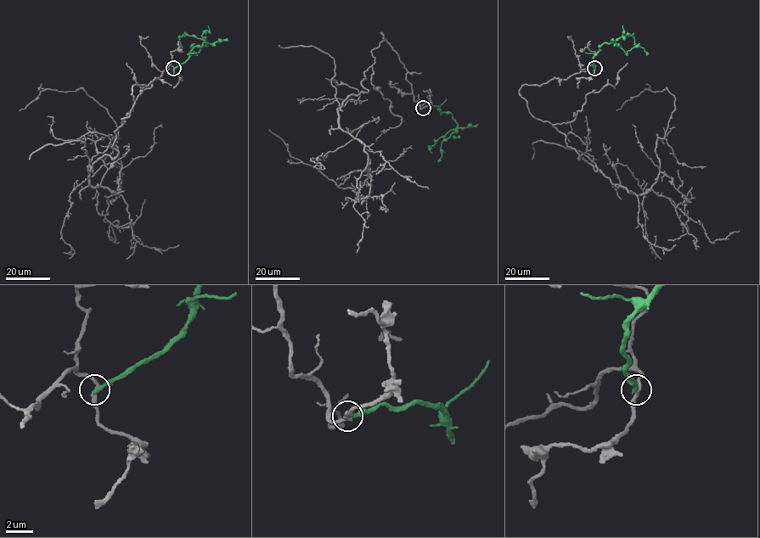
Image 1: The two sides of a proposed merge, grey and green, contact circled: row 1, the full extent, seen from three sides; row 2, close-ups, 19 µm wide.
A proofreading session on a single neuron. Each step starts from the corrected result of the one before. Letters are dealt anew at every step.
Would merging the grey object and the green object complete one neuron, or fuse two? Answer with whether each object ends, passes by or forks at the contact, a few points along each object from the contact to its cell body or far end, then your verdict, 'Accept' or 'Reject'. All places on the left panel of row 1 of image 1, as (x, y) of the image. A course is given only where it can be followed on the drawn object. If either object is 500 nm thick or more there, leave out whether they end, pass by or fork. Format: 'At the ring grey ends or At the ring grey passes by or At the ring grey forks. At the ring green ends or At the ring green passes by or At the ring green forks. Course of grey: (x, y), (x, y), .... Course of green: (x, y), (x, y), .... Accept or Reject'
At the ring grey passes by. At the ring green ends. Course of grey: (173, 69), (132, 86), (119, 153), (88, 168), (117, 194), (118, 130), (82, 88), (19, 110). Course of green: (173, 69), (187, 59), (195, 47), (208, 43), (186, 34), (179, 39), (182, 47). Reject

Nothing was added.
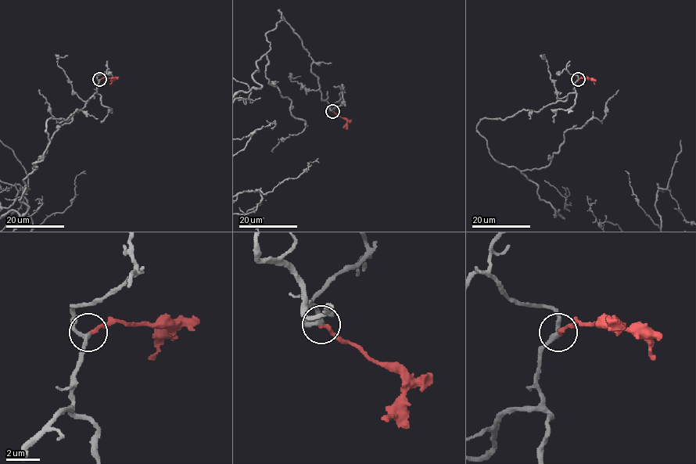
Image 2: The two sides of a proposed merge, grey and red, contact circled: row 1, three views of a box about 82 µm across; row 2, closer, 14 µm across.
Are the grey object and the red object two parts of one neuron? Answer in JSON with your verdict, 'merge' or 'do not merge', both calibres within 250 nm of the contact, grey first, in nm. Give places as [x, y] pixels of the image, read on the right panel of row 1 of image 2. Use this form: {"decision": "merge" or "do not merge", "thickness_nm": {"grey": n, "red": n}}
{"decision": "merge", "thickness_nm": {"grey": 220, "red": 240}}

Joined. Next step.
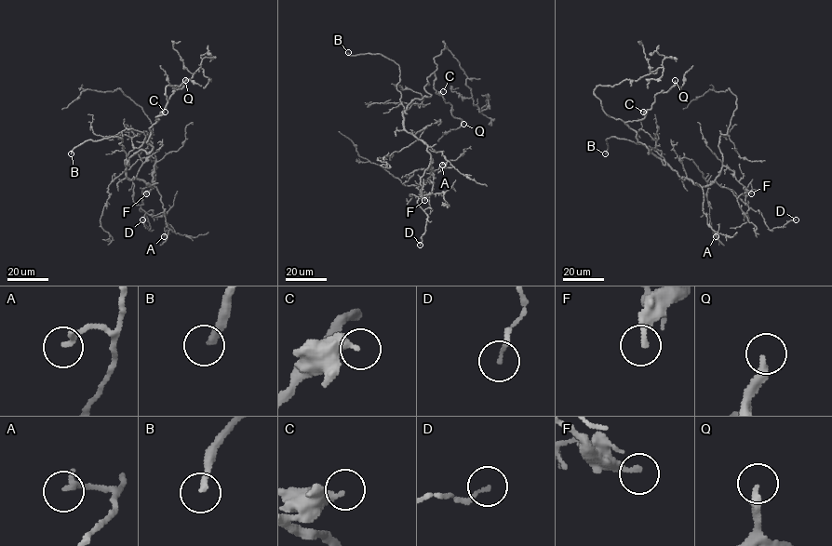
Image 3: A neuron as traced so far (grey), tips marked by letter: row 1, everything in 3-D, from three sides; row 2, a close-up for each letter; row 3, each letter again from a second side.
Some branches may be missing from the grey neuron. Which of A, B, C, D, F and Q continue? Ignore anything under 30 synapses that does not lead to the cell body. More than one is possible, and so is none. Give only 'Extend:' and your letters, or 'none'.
Extend: B, Q

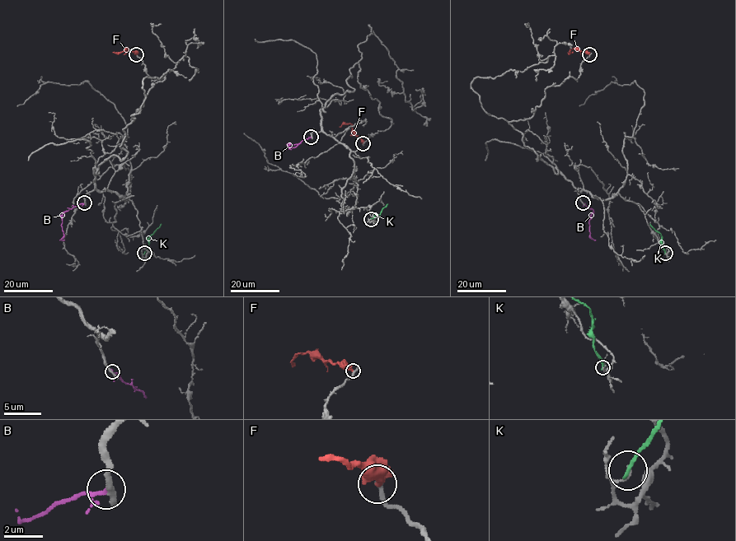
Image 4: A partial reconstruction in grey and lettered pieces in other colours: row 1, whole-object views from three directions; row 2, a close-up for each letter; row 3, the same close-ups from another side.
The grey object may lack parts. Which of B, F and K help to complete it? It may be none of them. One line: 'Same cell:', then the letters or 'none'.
Same cell: none

